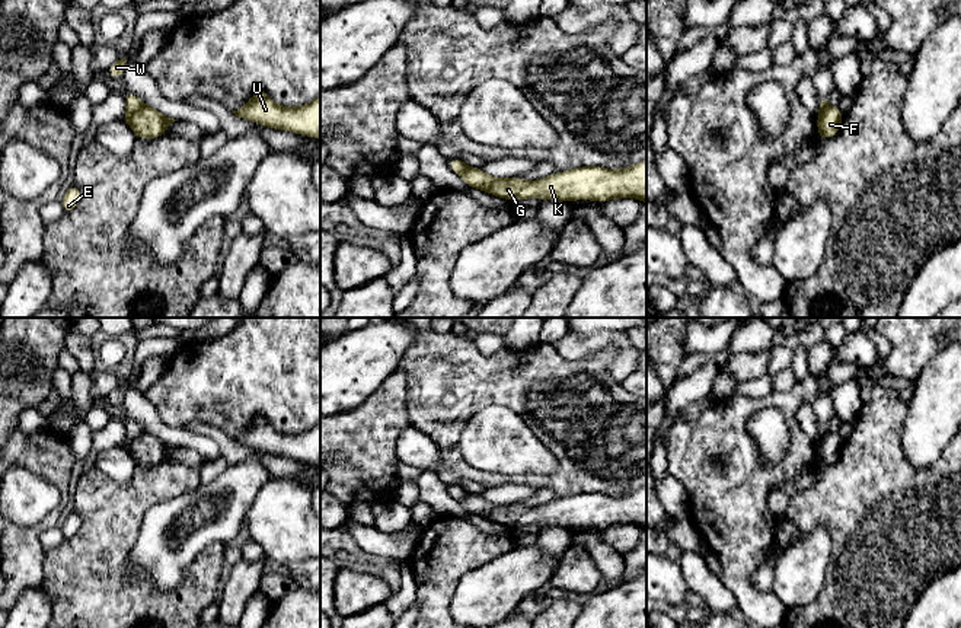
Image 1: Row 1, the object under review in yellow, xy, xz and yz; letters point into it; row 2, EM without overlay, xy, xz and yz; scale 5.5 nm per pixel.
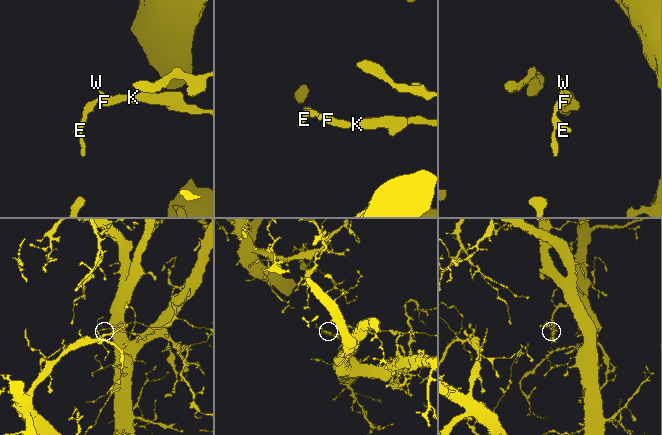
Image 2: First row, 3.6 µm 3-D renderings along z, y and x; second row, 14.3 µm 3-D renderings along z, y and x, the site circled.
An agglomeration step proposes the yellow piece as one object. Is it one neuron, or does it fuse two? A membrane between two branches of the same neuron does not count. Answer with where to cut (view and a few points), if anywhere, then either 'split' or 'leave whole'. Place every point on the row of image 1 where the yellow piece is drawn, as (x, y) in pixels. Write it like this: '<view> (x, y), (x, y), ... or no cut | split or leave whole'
xy (144, 105), (127, 123) | split

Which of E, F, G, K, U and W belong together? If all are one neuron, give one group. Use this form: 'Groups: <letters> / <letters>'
Groups: E W / F G K U

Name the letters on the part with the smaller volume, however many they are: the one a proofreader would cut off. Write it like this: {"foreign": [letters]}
{"foreign": ["E", "W"]}

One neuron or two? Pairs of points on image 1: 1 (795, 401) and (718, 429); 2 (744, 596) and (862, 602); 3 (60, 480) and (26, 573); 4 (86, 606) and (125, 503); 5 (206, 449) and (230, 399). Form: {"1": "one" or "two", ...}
{"1": "one", "2": "two", "3": "one", "4": "one", "5": "two"}

